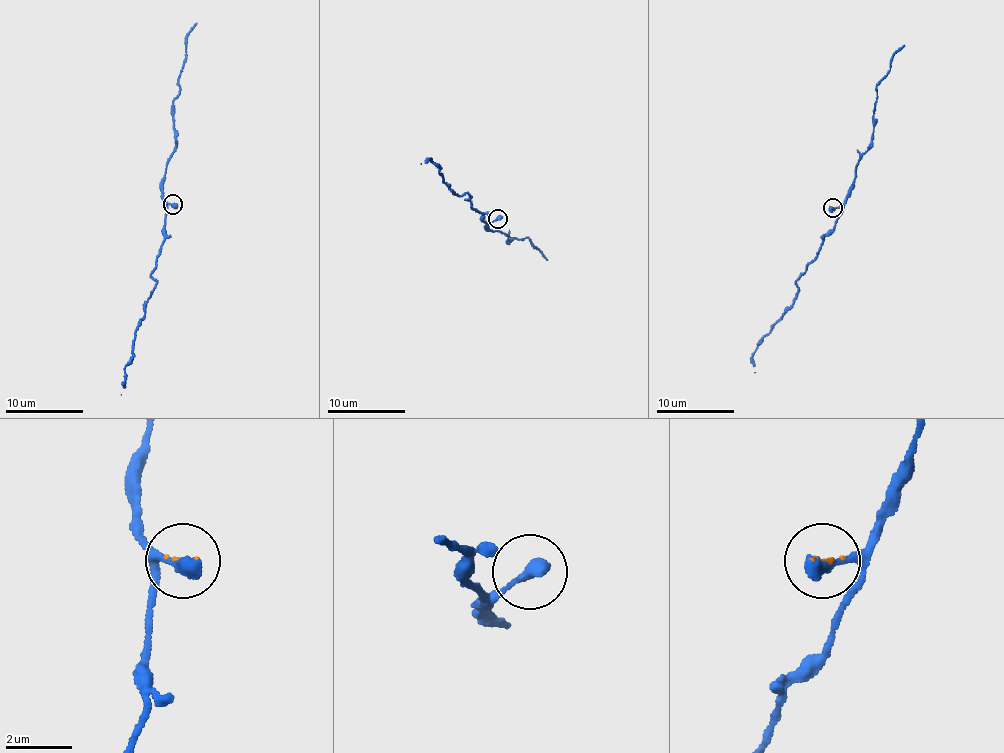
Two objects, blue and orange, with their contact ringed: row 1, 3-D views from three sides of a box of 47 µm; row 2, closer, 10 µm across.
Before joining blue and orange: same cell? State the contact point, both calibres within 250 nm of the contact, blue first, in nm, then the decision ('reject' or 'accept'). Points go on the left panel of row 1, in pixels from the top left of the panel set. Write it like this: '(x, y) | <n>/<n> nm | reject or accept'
(173, 204) | 440/100 nm | reject

